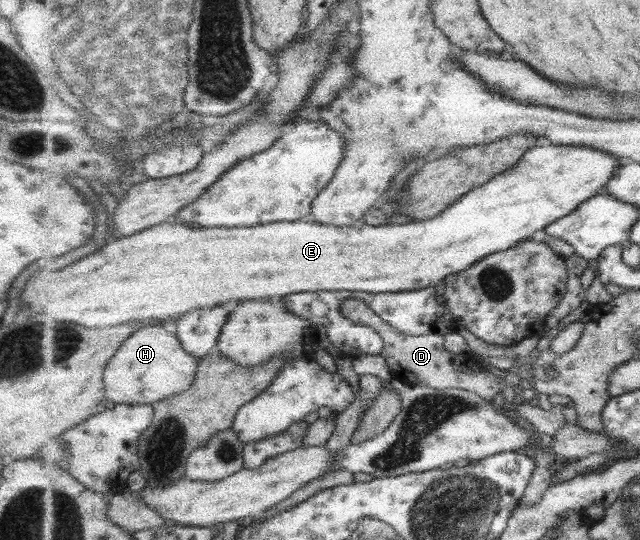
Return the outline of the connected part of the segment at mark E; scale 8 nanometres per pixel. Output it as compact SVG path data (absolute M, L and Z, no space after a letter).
M544 143L534 146L525 151L522 159L507 169L504 173L494 176L492 180L487 181L484 185L465 193L460 199L457 199L453 205L449 205L440 215L429 220L411 221L405 224L384 224L375 226L366 222L361 222L354 226L337 226L326 225L322 222L314 221L288 221L280 220L273 224L257 225L254 227L238 228L219 228L219 227L202 227L180 224L178 222L168 221L165 224L158 224L151 228L139 231L128 237L114 238L108 240L102 249L96 250L96 253L88 255L88 259L80 259L76 261L70 269L62 269L56 273L38 273L38 277L30 277L28 285L24 283L24 289L20 291L20 303L16 303L17 309L28 309L30 313L40 313L46 317L56 317L58 321L72 321L78 325L90 325L90 327L110 327L110 325L120 325L120 323L128 323L128 321L142 321L142 319L162 319L166 321L172 318L178 320L181 316L194 312L198 309L212 309L217 306L224 306L225 303L234 300L278 300L285 296L290 296L292 293L302 292L318 292L318 291L342 291L349 292L366 291L370 293L388 293L388 292L406 292L418 289L426 289L427 287L436 287L440 285L445 278L465 271L471 265L477 263L491 253L498 251L506 251L513 248L515 244L521 243L526 239L530 240L532 235L540 229L545 229L548 225L561 220L563 217L569 216L576 208L584 204L591 197L602 192L603 187L613 178L614 172L621 168L624 161L611 153L598 151L591 147L582 147L575 145L554 145L552 143Z

